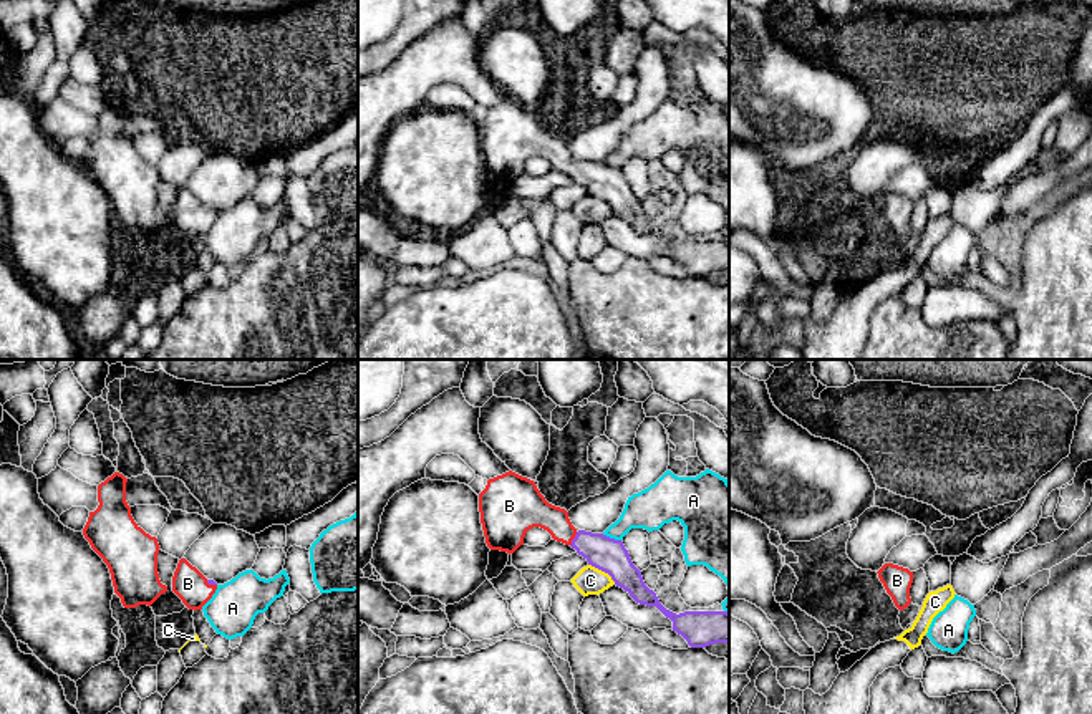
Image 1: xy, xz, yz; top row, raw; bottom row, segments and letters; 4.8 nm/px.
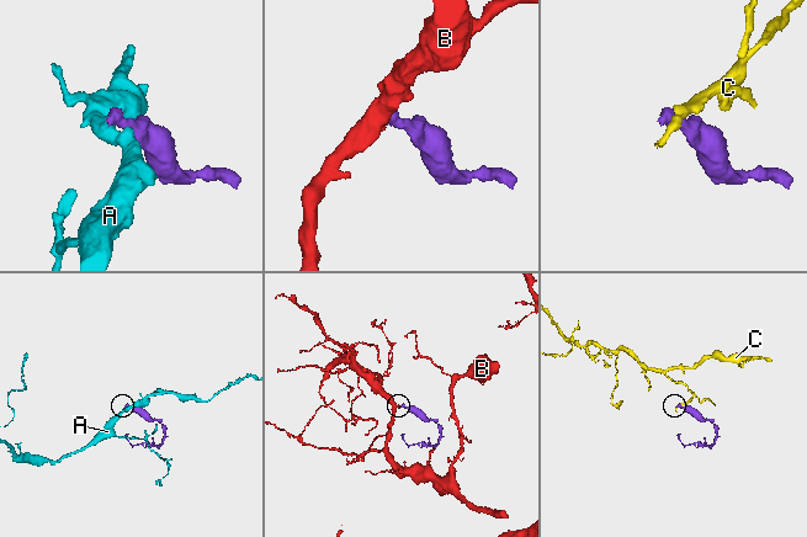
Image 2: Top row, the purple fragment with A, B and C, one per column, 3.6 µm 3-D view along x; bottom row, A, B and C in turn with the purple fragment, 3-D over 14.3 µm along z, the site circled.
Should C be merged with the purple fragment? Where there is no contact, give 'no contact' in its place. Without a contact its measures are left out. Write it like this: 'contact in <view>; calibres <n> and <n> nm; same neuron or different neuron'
contact in xz; calibres 160 and 140 nm; different neuron

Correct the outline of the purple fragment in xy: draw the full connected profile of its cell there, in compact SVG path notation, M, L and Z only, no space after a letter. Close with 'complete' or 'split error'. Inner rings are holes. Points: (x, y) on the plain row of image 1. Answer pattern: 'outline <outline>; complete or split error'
outline M181 187L172 205L172 220L189 239L202 239L217 219L214 209L207 209L186 187Z; split error

